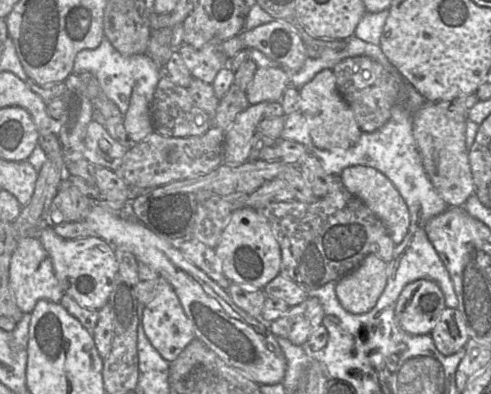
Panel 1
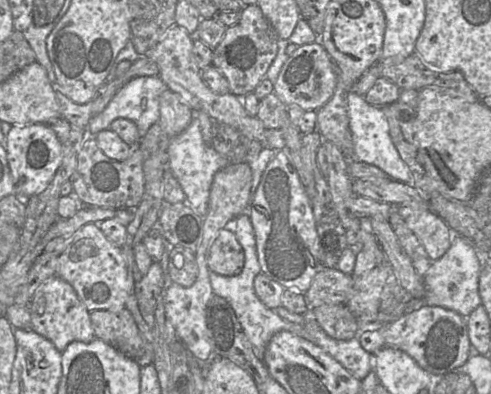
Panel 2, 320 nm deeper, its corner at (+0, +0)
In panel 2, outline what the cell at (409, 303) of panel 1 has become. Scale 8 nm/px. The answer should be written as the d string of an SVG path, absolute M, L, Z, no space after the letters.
M422 306L378 329L362 332L358 339L369 353L375 353L386 346L400 349L420 367L434 374L445 374L460 367L475 353L468 337L466 318L440 306Z

